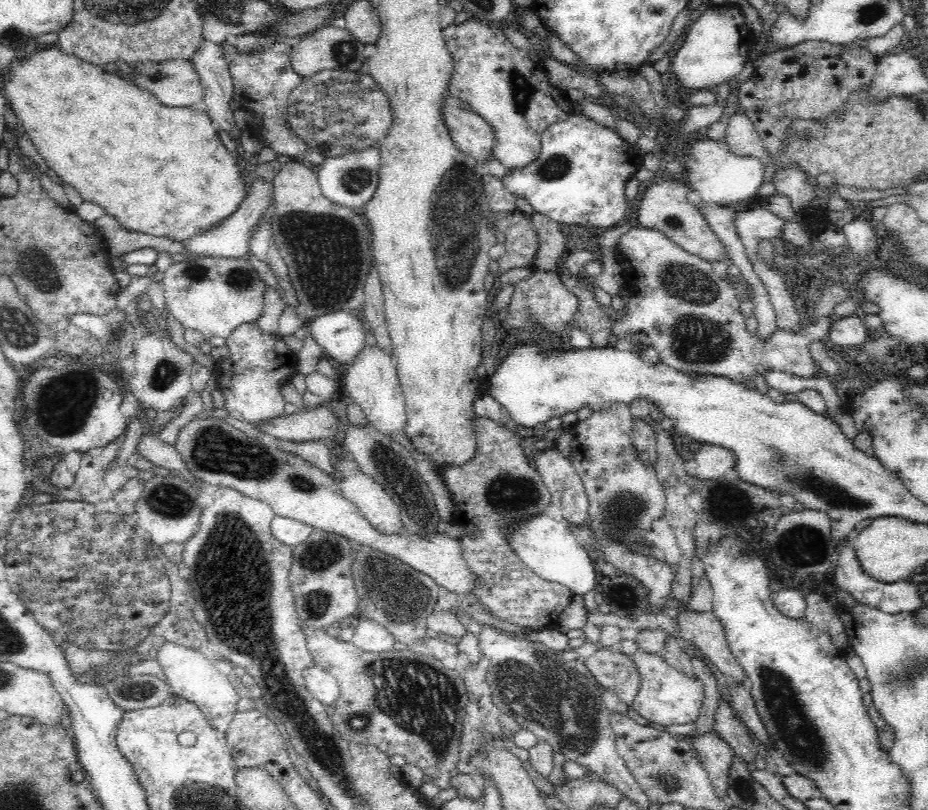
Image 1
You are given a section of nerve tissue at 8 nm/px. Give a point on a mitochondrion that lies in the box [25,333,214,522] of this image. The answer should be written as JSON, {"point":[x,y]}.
{"point":[64,402]}

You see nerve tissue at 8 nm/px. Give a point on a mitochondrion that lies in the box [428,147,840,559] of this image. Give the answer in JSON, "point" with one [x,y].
{"point":[457,220]}

